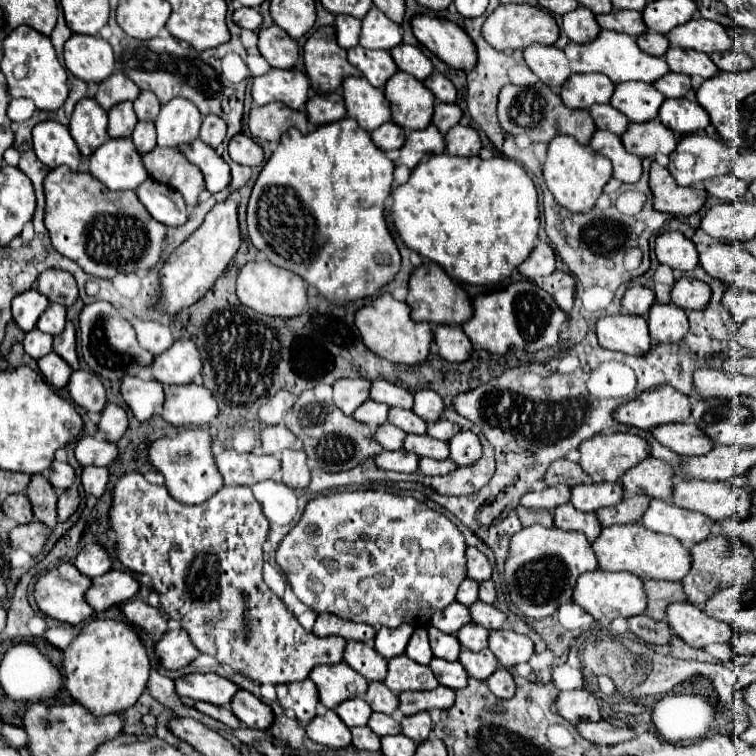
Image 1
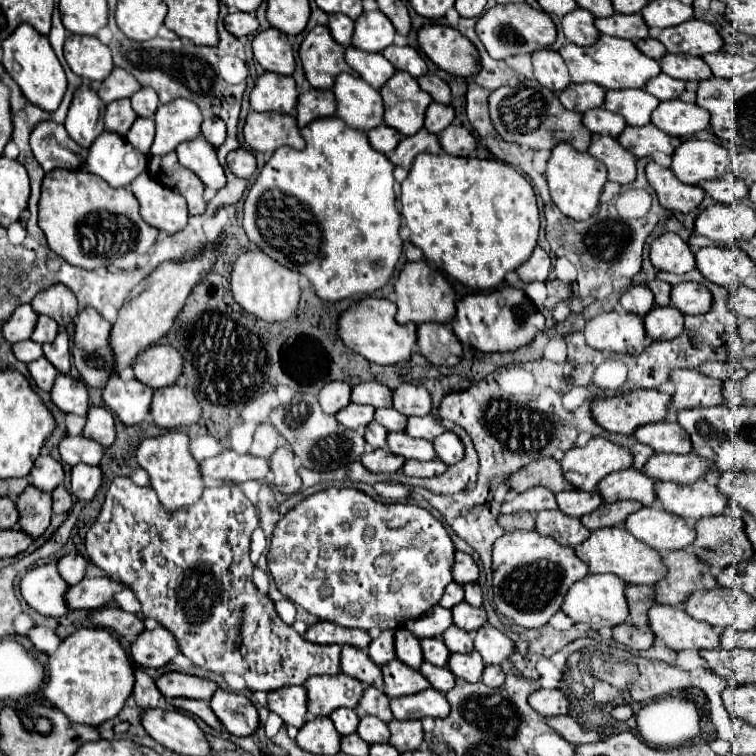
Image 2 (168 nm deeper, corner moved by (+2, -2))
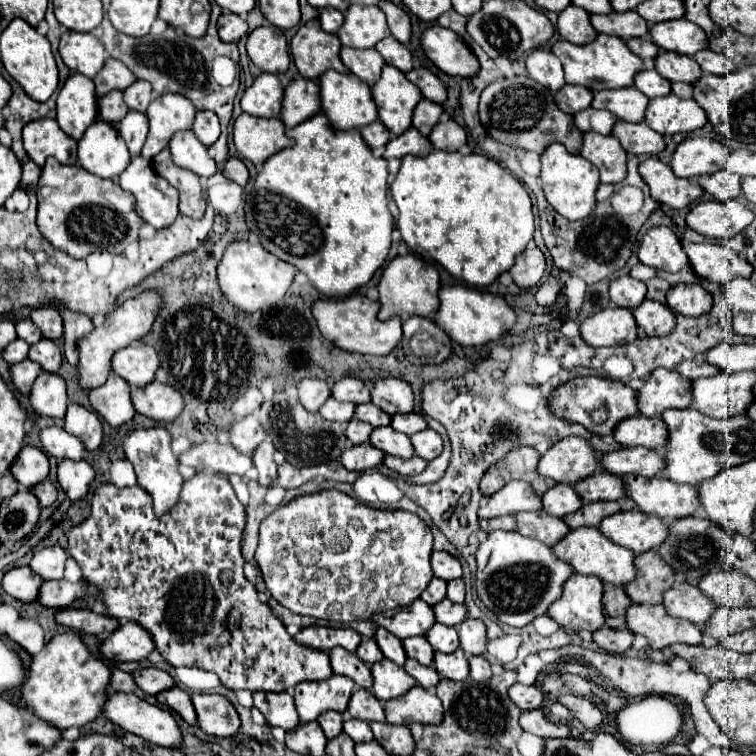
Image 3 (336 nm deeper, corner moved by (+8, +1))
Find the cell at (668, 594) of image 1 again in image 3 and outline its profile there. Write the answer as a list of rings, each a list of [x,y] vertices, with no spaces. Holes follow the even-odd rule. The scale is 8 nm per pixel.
[[[609,586],[603,594],[603,608],[605,608],[605,622],[611,628],[623,630],[625,628],[625,612],[631,606],[629,596],[625,596],[623,586]]]

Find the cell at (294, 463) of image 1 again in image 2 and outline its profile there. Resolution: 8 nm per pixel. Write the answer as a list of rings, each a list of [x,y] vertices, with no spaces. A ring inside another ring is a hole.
[[[279,447],[269,459],[269,467],[275,475],[273,485],[279,493],[293,495],[301,489],[301,477],[297,475],[297,467],[293,463],[293,455],[289,447]]]

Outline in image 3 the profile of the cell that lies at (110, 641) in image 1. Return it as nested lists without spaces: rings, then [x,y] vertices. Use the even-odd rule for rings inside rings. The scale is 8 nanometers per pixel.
[[[65,632],[53,636],[45,648],[33,656],[29,678],[23,682],[21,692],[27,700],[27,708],[31,708],[39,718],[65,730],[71,726],[81,728],[103,712],[105,700],[109,698],[109,684],[109,666],[99,656],[93,656],[89,652],[81,636],[75,632]]]

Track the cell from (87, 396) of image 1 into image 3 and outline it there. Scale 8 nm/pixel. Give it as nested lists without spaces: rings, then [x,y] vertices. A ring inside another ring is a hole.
[[[41,372],[33,384],[29,400],[37,414],[63,418],[67,408],[67,384],[59,374]]]

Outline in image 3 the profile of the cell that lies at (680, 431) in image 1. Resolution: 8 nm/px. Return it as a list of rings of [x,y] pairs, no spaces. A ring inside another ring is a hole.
[[[639,414],[619,422],[613,434],[621,446],[643,446],[651,450],[665,450],[669,430],[665,428],[661,416],[647,418]]]

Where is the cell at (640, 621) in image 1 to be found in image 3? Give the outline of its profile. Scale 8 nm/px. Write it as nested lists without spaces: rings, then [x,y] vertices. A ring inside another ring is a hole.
[[[607,624],[593,634],[593,640],[599,644],[599,648],[603,648],[605,652],[613,652],[613,654],[623,654],[625,650],[629,650],[633,644],[633,638],[635,634],[629,632],[627,628],[615,630],[615,628],[609,628]]]

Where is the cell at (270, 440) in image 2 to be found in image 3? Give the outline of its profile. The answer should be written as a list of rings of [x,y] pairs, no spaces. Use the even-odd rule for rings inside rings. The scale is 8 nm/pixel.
[[[245,416],[243,420],[237,420],[231,430],[231,444],[243,452],[243,454],[253,454],[253,448],[257,448],[261,440],[261,422],[257,416]]]

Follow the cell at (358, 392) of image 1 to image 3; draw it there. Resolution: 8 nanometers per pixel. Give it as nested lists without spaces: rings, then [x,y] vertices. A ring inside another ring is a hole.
[[[301,380],[297,388],[299,400],[309,412],[319,412],[327,398],[331,398],[331,386],[325,380]]]

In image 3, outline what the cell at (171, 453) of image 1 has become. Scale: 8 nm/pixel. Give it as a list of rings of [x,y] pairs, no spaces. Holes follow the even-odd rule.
[[[155,426],[155,428],[139,428],[135,432],[131,432],[125,442],[123,442],[123,450],[127,460],[133,464],[139,486],[145,488],[155,504],[155,516],[163,516],[173,504],[177,504],[179,496],[181,496],[181,488],[183,488],[183,476],[179,474],[179,460],[171,450],[171,434],[169,430]]]

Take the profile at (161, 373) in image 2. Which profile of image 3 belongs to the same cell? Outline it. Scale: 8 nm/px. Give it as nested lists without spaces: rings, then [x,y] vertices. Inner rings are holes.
[[[143,342],[131,344],[113,356],[113,372],[125,378],[131,386],[145,386],[155,380],[155,372],[161,366],[157,350]]]

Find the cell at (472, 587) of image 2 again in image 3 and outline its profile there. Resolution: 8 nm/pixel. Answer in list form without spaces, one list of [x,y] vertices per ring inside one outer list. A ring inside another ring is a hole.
[[[459,578],[459,580],[449,580],[447,582],[447,598],[451,602],[465,602],[465,582]]]

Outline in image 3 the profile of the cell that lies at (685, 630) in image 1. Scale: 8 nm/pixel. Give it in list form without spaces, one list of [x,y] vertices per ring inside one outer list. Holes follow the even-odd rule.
[[[631,604],[627,610],[627,628],[635,634],[641,634],[649,640],[649,646],[653,650],[663,650],[667,646],[673,644],[701,644],[703,634],[697,630],[697,626],[689,620],[681,620],[681,618],[673,618],[665,612],[663,604]]]

